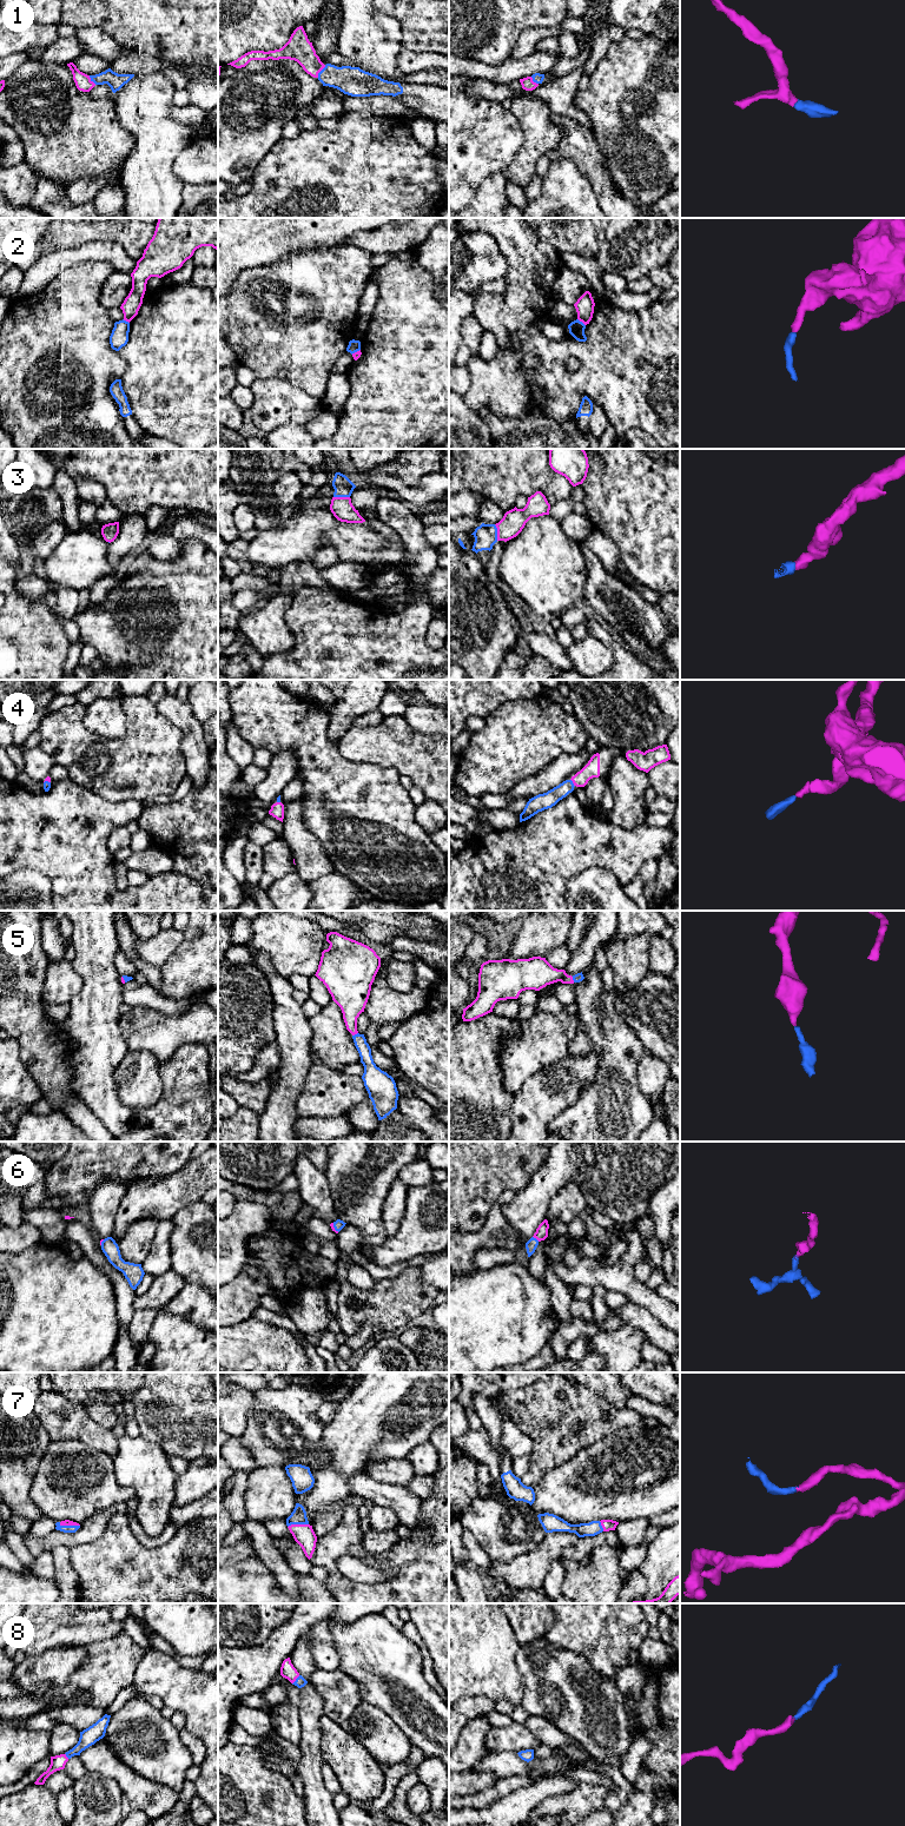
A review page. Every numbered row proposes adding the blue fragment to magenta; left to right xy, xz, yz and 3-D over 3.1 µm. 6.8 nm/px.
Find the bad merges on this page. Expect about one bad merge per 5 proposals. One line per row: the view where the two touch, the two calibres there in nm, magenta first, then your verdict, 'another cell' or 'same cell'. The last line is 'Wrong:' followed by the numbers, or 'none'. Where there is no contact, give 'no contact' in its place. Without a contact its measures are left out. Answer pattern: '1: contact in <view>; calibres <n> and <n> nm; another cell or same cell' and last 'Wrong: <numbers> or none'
1: contact in xz; calibres 170 and 200 nm; same cell
2: contact in yz; calibres 130 and 110 nm; another cell
3: contact in xz; calibres 150 and 130 nm; same cell
4: contact in yz; calibres 110 and 110 nm; same cell
5: contact in xz; calibres 220 and 90 nm; same cell
6: contact in yz; calibres 90 and 80 nm; same cell
7: contact in xy; calibres 50 and 50 nm; same cell
8: contact in xz; calibres 100 and 70 nm; same cell
Wrong: 2

